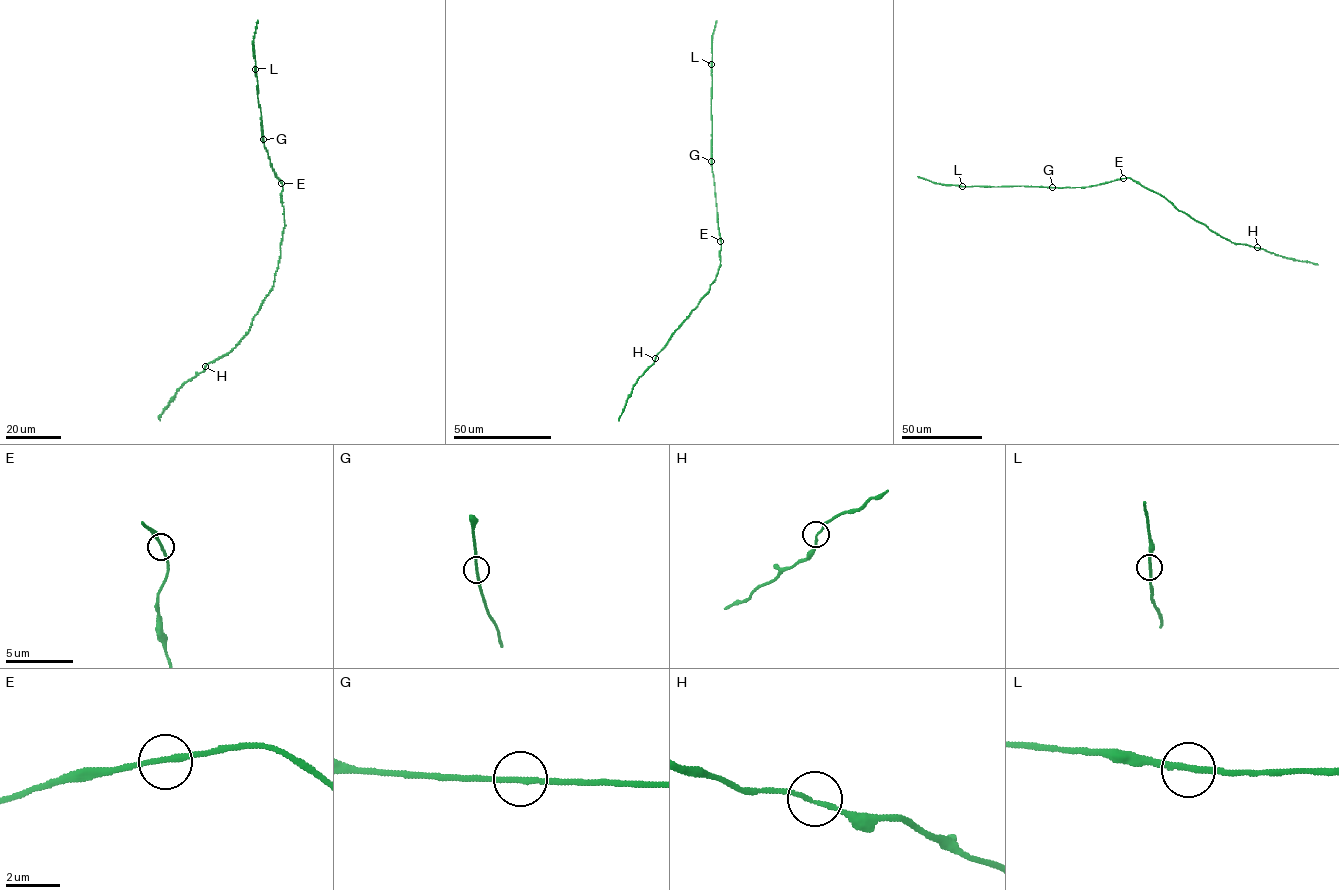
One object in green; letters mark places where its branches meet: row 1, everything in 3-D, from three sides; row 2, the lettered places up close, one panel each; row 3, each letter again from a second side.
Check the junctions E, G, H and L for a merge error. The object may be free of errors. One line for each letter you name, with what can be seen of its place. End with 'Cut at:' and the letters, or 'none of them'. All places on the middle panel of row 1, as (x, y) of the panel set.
Cut at: none of them

